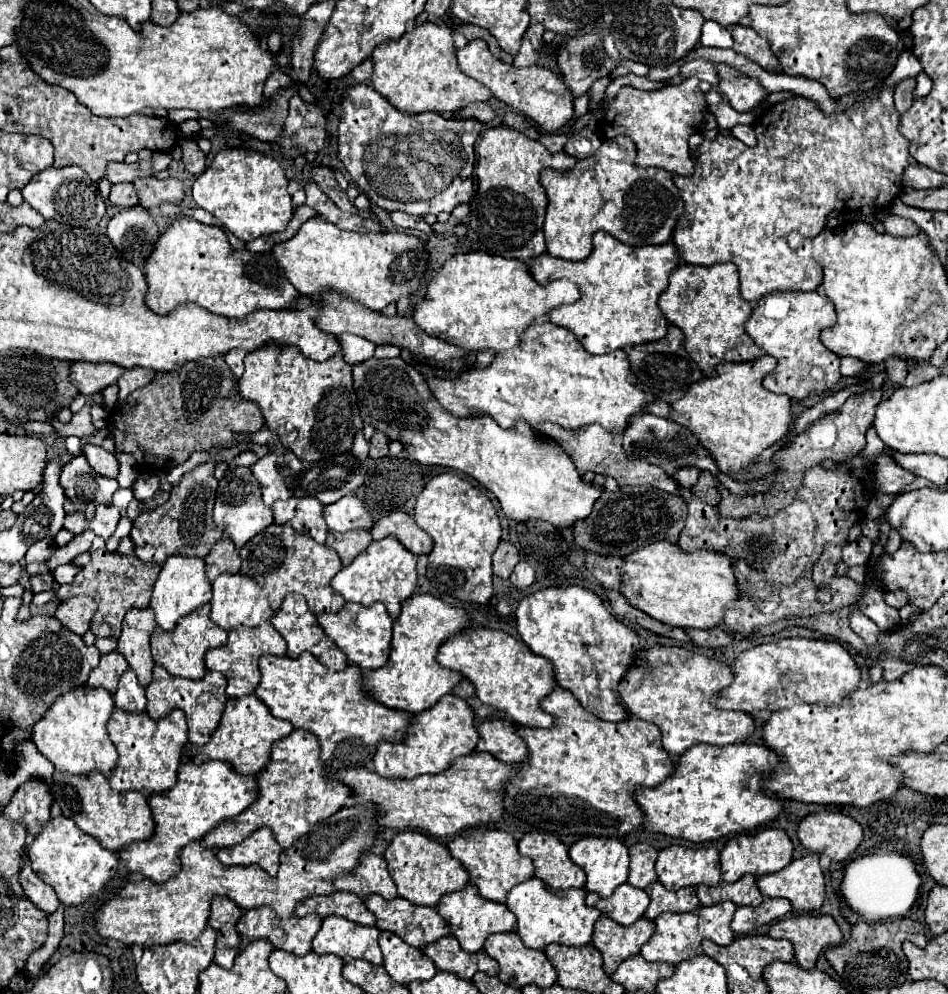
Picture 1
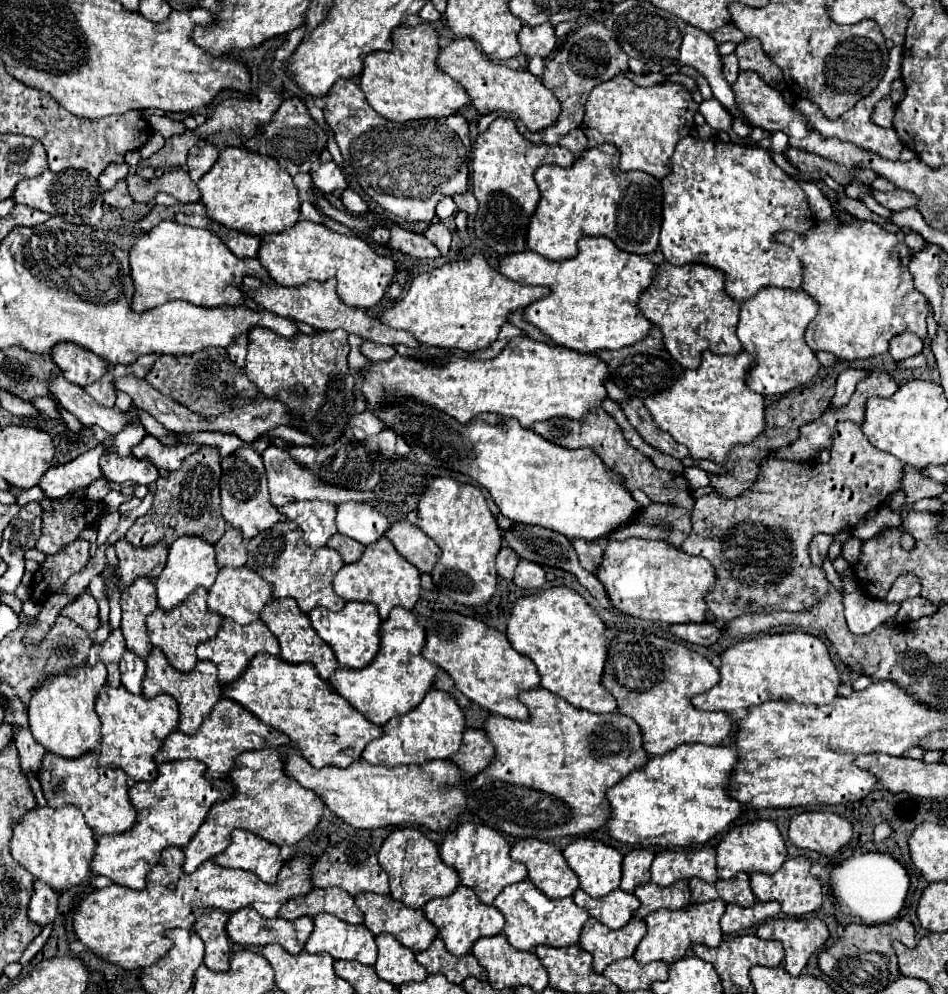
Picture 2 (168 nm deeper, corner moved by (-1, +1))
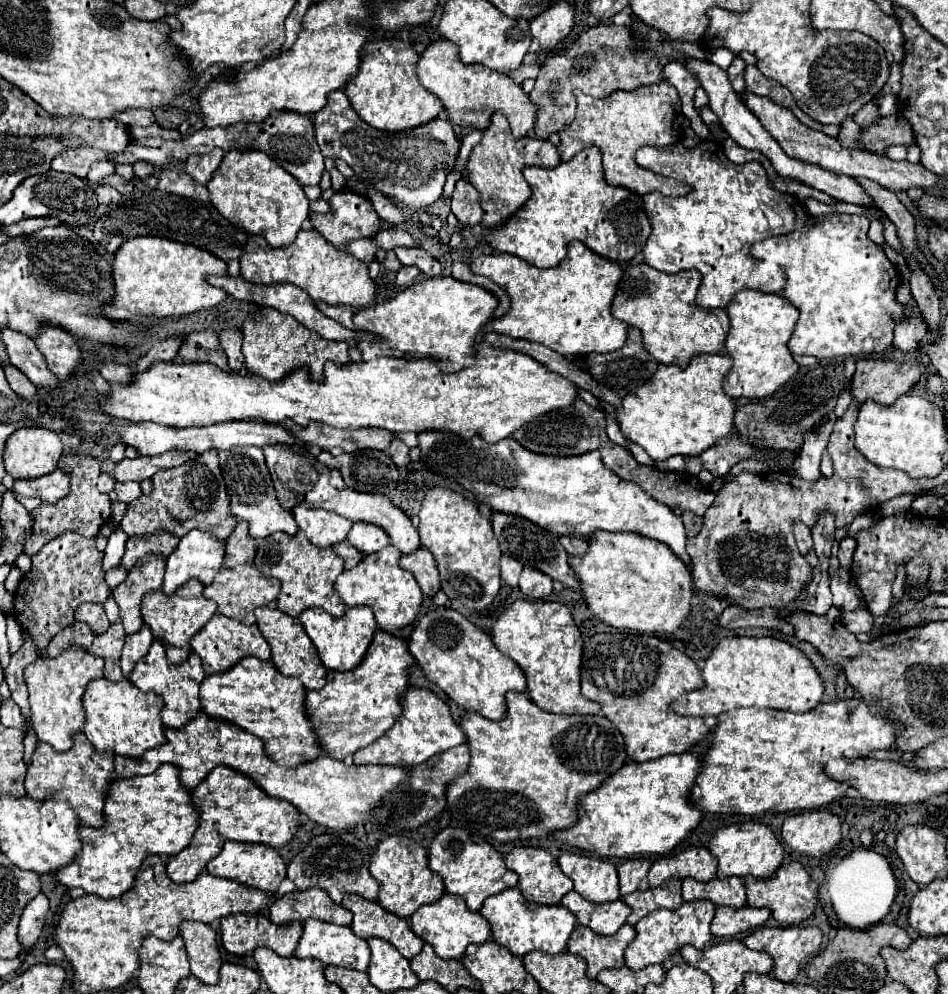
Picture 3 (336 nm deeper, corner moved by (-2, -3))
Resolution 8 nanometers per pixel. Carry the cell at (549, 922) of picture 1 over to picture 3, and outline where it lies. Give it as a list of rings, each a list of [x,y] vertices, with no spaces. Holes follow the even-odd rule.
[[[507,888],[495,896],[489,896],[483,904],[481,914],[489,920],[493,928],[493,940],[509,948],[509,952],[513,952],[519,958],[533,950],[541,950],[547,954],[565,952],[569,936],[577,924],[577,918],[565,906],[545,906],[527,902],[519,888]]]

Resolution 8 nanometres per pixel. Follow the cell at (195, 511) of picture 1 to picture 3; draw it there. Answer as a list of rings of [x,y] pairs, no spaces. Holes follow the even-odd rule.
[[[207,450],[199,454],[199,458],[177,468],[159,470],[151,480],[153,492],[127,506],[127,514],[121,520],[121,528],[127,536],[147,536],[155,534],[155,530],[167,530],[183,538],[189,530],[197,528],[225,540],[237,526],[237,520],[229,514],[229,496],[221,476],[217,450]]]

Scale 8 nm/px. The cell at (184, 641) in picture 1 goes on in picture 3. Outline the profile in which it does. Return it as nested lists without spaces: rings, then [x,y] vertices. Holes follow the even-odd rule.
[[[193,580],[185,586],[181,586],[181,590],[177,590],[177,594],[167,596],[161,590],[151,592],[143,598],[143,606],[141,606],[141,614],[145,624],[151,628],[151,634],[157,642],[163,644],[165,652],[167,652],[167,660],[171,664],[183,664],[189,654],[191,654],[191,638],[213,618],[213,614],[217,612],[217,604],[213,600],[207,600],[203,596],[203,584]]]

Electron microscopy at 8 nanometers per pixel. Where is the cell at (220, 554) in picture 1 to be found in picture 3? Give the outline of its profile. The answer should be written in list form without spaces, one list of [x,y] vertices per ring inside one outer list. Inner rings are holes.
[[[239,522],[235,526],[233,534],[225,540],[225,560],[223,560],[223,566],[225,568],[235,568],[235,566],[243,566],[247,562],[253,562],[255,550],[257,550],[257,544],[249,536],[245,522]]]

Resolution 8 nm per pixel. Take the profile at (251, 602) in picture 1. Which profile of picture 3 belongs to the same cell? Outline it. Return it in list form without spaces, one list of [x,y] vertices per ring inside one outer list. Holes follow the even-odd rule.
[[[245,564],[241,568],[223,568],[213,584],[205,586],[205,598],[211,598],[217,602],[219,614],[233,618],[241,624],[255,624],[255,608],[257,606],[271,606],[279,594],[279,582],[267,580],[253,564]]]

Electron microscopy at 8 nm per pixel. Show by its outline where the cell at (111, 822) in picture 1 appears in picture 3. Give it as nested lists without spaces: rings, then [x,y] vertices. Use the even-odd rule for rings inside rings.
[[[75,734],[73,750],[67,752],[57,752],[49,744],[39,742],[25,776],[27,794],[33,800],[38,800],[37,802],[45,802],[45,800],[68,802],[69,800],[85,826],[101,828],[105,826],[105,812],[103,812],[105,800],[113,784],[113,776],[105,776],[105,774],[115,774],[113,758],[115,758],[113,754],[97,754],[93,750],[93,744],[85,738],[85,734]]]

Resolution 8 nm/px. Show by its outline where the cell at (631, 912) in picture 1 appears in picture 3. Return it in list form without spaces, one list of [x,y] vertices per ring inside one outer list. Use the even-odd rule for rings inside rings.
[[[571,890],[561,900],[561,904],[577,916],[579,924],[589,926],[591,930],[595,930],[597,934],[603,934],[603,936],[615,934],[625,924],[627,916],[631,914],[631,908],[621,900],[593,904],[593,902],[587,902],[585,898],[581,898],[575,890]]]

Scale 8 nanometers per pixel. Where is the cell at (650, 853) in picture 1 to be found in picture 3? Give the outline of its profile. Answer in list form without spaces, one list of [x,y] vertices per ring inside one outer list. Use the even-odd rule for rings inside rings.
[[[629,858],[617,866],[621,894],[631,894],[635,890],[647,890],[647,872],[651,862],[647,858]]]

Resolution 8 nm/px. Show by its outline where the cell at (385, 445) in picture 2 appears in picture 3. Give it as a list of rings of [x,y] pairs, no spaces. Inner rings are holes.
[[[393,440],[391,442],[391,450],[389,456],[397,466],[407,466],[409,464],[408,447],[401,440]]]

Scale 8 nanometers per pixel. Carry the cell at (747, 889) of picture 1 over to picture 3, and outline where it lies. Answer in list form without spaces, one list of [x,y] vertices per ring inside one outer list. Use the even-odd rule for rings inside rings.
[[[732,876],[727,879],[713,879],[705,884],[709,886],[707,899],[712,901],[716,906],[728,906],[731,908],[743,908],[747,904],[747,894],[741,877]]]

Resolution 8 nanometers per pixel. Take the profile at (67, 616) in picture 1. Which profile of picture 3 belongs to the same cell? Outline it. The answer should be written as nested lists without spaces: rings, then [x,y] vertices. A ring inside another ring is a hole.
[[[81,604],[77,608],[77,614],[75,614],[75,620],[77,622],[85,622],[89,624],[89,628],[93,630],[93,634],[103,634],[109,624],[107,624],[107,616],[105,616],[105,610],[101,604]]]

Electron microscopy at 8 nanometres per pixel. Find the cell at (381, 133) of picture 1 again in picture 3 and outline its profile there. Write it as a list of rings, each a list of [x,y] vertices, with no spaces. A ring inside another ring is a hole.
[[[343,90],[329,94],[327,106],[315,114],[315,136],[325,158],[343,158],[363,182],[415,212],[431,208],[441,198],[445,178],[461,146],[453,124],[445,118],[435,118],[405,132],[381,132],[367,126]]]

